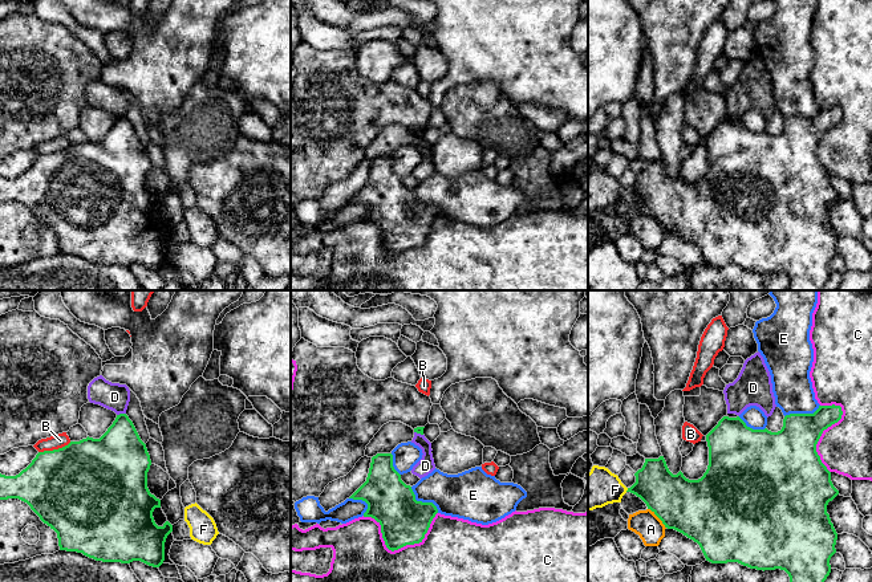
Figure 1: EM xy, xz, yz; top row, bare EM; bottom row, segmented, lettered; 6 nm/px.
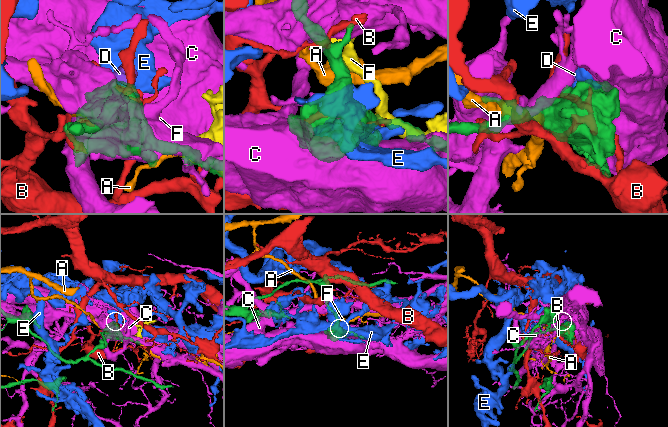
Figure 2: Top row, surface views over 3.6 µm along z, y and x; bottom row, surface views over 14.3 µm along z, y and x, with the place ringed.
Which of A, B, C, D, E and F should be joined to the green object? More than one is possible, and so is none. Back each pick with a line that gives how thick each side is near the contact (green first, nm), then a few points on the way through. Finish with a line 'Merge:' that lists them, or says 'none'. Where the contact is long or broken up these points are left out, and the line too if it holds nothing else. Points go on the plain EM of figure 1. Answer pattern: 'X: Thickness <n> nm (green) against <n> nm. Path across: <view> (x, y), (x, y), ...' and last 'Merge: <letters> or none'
Merge: none

